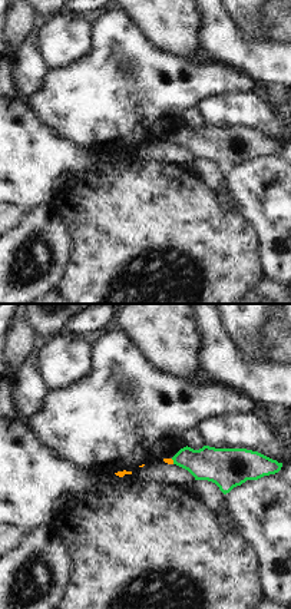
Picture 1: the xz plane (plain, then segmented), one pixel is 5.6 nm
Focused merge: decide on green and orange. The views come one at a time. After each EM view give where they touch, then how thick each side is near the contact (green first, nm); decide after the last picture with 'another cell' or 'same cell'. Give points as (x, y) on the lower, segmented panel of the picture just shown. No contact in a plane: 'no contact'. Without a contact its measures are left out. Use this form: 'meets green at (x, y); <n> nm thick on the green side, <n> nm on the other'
meets green at (174, 462); 190 nm thick on the green side, 30 nm on the other

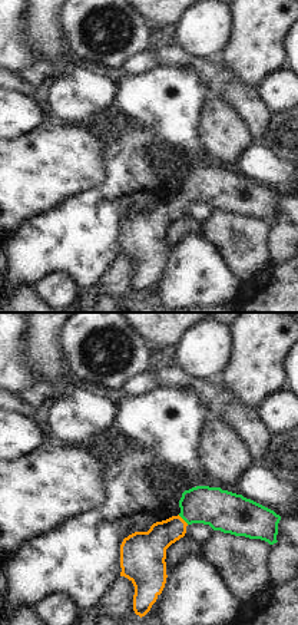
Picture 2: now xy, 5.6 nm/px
meets green at (184, 519); 220 nm thick on the green side, 190 nm on the other

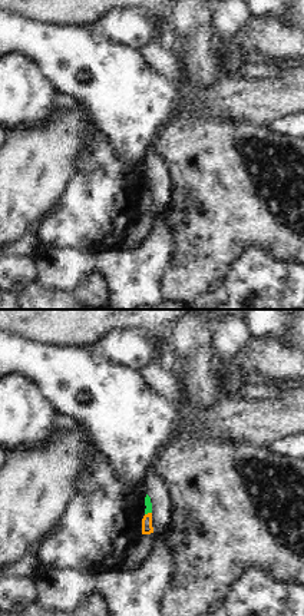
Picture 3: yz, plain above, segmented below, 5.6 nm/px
meets green at (148, 512); 40 nm thick on the green side, 60 nm on the other

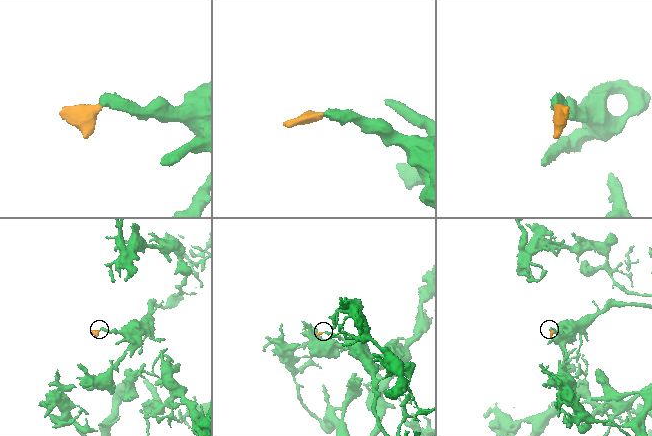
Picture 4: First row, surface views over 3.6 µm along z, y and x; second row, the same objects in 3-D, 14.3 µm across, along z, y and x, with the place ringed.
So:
same cell

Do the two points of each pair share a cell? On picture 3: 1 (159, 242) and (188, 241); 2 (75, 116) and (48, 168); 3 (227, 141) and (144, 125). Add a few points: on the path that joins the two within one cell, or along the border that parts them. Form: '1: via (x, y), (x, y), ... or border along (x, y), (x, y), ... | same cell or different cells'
1: border along (162, 217), (172, 241), (172, 255), (164, 272) | different cells
2: via (66, 129), (65, 138), (49, 155) | same cell
3: border along (171, 118), (164, 125) | different cells

